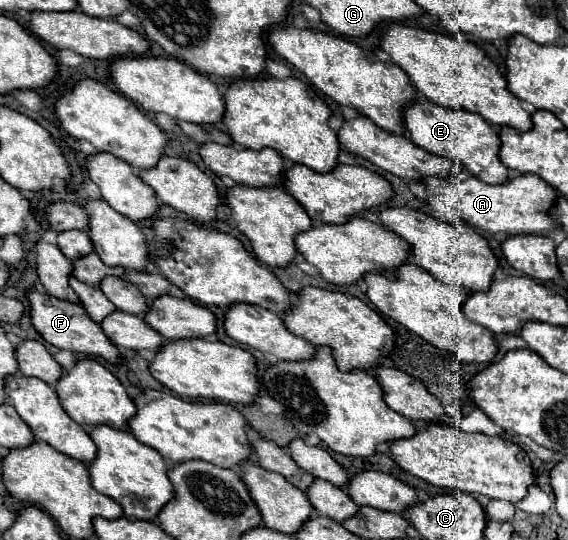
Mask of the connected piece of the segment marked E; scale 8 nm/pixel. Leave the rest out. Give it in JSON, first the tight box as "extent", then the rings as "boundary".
{"extent":[403,98,507,184],"boundary":[[[415,98],[413,102],[405,104],[403,108],[403,126],[411,138],[413,144],[429,150],[431,154],[451,158],[455,162],[461,162],[467,166],[467,170],[487,182],[487,184],[501,184],[507,180],[507,166],[499,160],[499,136],[497,130],[485,122],[481,116],[467,112],[467,110],[453,110],[437,106],[435,102],[429,102],[427,98]]]}

